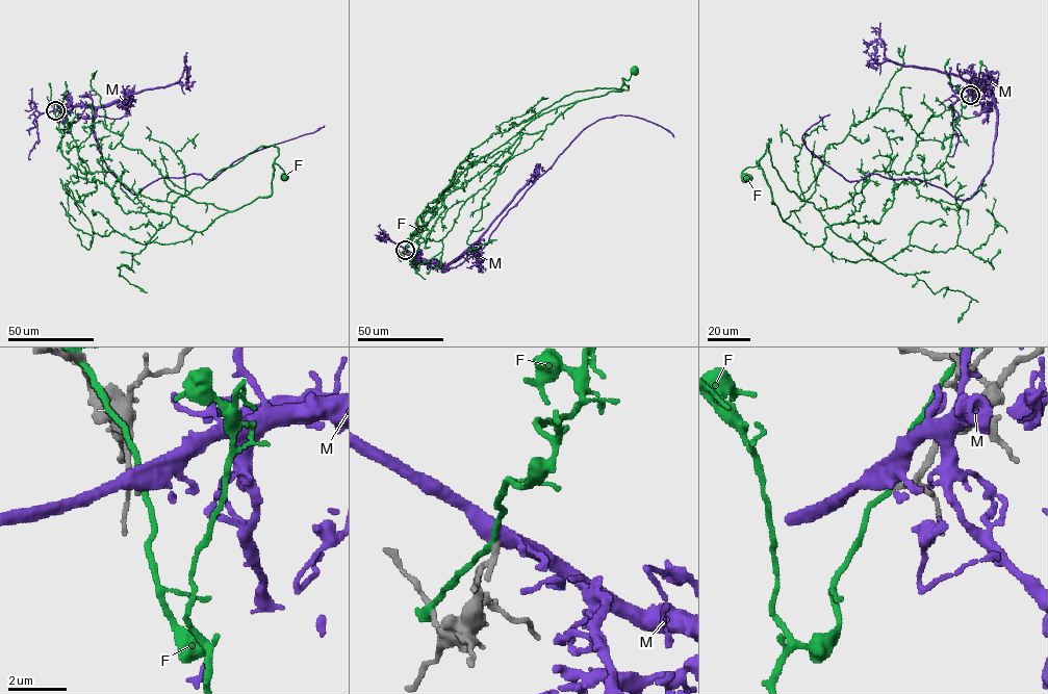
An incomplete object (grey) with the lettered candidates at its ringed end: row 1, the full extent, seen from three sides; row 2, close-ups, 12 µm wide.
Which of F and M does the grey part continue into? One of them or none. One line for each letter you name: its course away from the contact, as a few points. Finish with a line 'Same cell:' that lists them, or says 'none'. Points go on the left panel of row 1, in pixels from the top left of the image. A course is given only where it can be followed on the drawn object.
Same cell: none

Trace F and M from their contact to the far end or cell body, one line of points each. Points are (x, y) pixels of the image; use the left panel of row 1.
F: (54, 110), (71, 163), (112, 171), (150, 199), (232, 211), (271, 195), (274, 163), (285, 177)
M: (54, 110), (94, 108), (102, 160), (137, 195), (163, 177), (211, 180), (249, 154), (325, 126)

